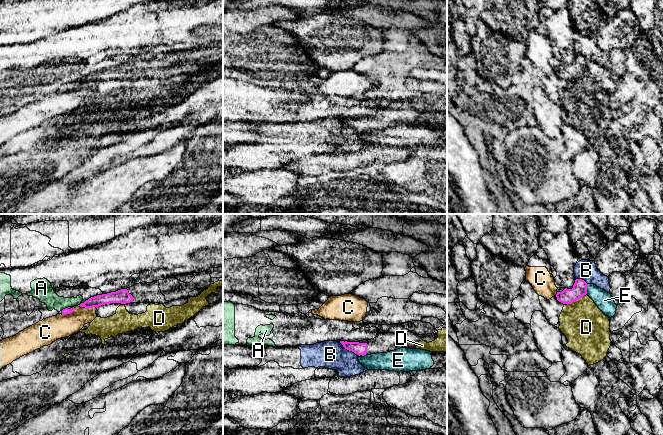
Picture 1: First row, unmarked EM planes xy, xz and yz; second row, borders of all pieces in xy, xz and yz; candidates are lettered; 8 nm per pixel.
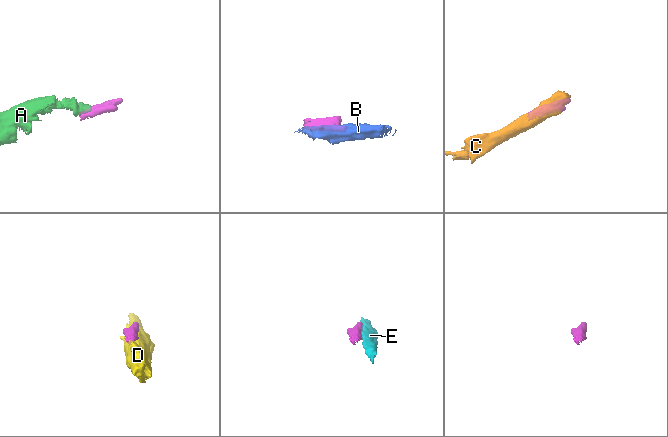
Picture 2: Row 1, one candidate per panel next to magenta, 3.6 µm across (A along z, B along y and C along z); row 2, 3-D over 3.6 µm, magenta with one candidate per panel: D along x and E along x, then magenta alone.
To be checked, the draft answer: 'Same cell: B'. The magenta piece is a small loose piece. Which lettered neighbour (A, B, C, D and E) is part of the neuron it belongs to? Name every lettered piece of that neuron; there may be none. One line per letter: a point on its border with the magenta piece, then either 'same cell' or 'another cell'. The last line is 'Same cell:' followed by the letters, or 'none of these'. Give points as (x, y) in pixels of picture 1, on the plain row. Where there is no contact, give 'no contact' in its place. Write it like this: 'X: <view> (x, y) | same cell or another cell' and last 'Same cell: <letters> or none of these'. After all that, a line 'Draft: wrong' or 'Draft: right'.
A: xy (65, 84) | another cell
B: xz (347, 125) | another cell
C: xy (87, 83) | another cell
D: yz (576, 76) | another cell
E: yz (586, 65) | another cell
Same cell: none of these
Draft: wrong

